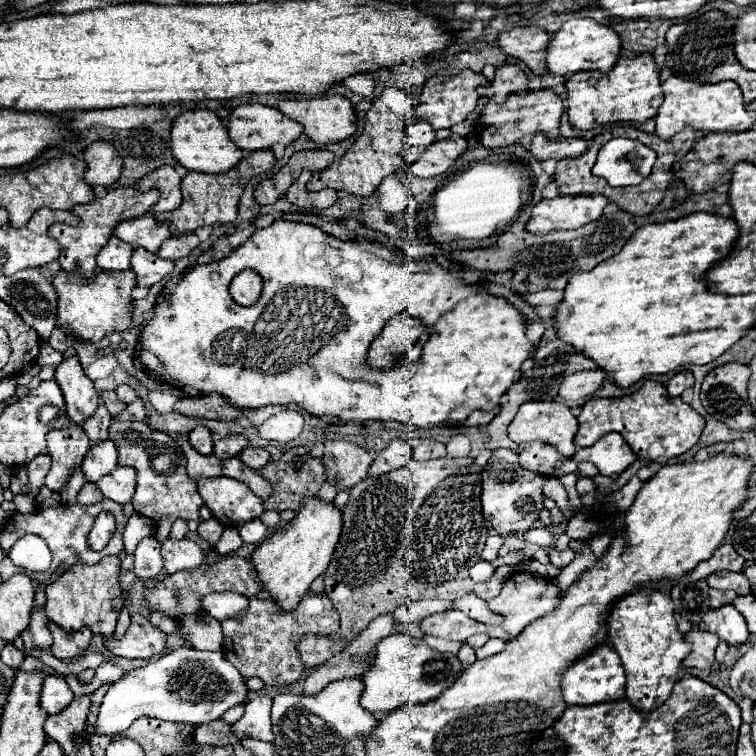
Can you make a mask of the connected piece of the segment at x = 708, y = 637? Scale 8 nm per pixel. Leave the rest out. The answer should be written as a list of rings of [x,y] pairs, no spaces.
[[[692,628],[686,634],[686,640],[692,644],[692,654],[684,660],[684,666],[708,670],[714,664],[714,652],[716,652],[720,638],[716,634]]]

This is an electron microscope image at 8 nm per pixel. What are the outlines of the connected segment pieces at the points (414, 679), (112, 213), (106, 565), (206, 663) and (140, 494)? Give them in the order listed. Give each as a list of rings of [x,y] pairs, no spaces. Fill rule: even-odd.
[[[396,632],[386,636],[376,646],[372,668],[362,676],[364,694],[360,704],[372,714],[388,714],[398,706],[416,706],[436,700],[462,676],[462,662],[452,652],[438,652],[424,644],[424,640]]]
[[[116,188],[110,190],[106,196],[96,198],[88,204],[80,204],[76,206],[72,212],[80,218],[78,226],[66,226],[66,224],[52,224],[52,228],[48,230],[48,236],[54,238],[60,244],[60,266],[66,272],[74,272],[82,278],[92,278],[94,270],[96,270],[96,256],[100,252],[102,246],[106,246],[108,238],[112,236],[114,228],[118,222],[124,220],[134,220],[138,216],[144,216],[150,206],[154,206],[158,202],[158,194],[156,190],[150,192],[140,192],[136,188]]]
[[[106,556],[94,566],[74,564],[60,580],[46,586],[46,616],[66,632],[78,632],[80,628],[90,628],[94,636],[112,636],[120,610],[124,606],[124,596],[118,584],[120,558]]]
[[[182,646],[150,662],[146,668],[130,670],[122,680],[114,682],[100,706],[96,730],[100,734],[118,734],[128,730],[140,716],[200,726],[222,718],[232,706],[246,704],[248,692],[244,678],[224,660],[222,652],[200,652]]]
[[[112,422],[110,440],[118,448],[118,466],[136,468],[136,494],[134,510],[156,522],[156,540],[164,542],[170,534],[170,526],[176,520],[198,520],[202,498],[196,482],[186,472],[186,460],[176,440],[164,432],[152,430],[146,422]],[[166,512],[166,514],[164,514]]]

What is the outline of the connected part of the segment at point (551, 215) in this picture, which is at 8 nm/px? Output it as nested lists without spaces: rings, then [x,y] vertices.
[[[556,196],[542,200],[532,208],[526,230],[546,234],[552,230],[574,230],[602,216],[608,200],[604,196]]]

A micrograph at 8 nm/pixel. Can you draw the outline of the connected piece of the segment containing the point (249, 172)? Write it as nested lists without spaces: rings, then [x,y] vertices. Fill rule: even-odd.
[[[254,152],[242,162],[238,162],[238,168],[232,168],[224,174],[200,174],[200,172],[188,172],[188,176],[182,180],[182,204],[174,212],[170,212],[170,230],[172,236],[180,236],[186,232],[194,232],[200,226],[214,226],[214,224],[228,224],[236,220],[238,214],[238,200],[244,192],[244,186],[250,182],[250,178],[264,174],[272,170],[274,166],[274,154],[268,152]]]

